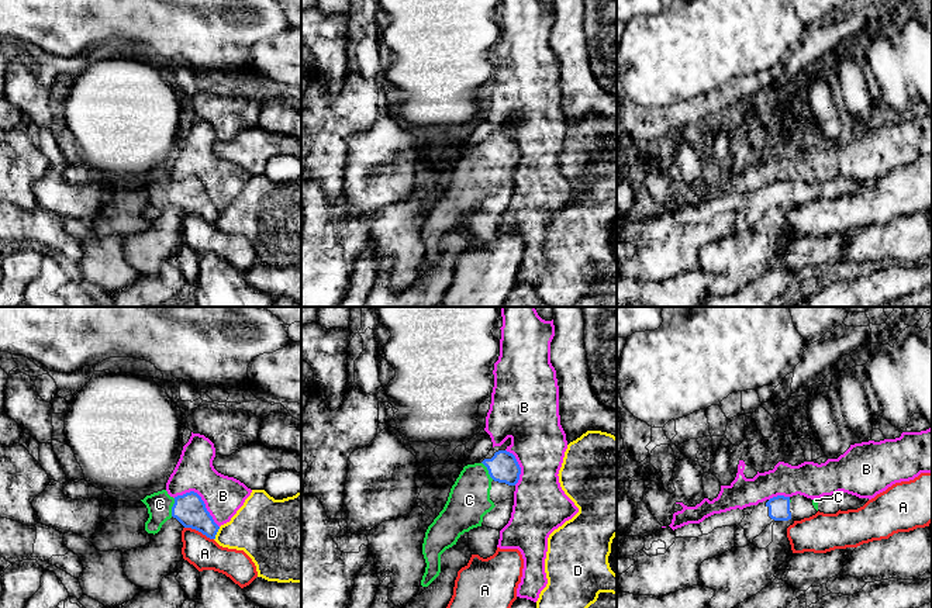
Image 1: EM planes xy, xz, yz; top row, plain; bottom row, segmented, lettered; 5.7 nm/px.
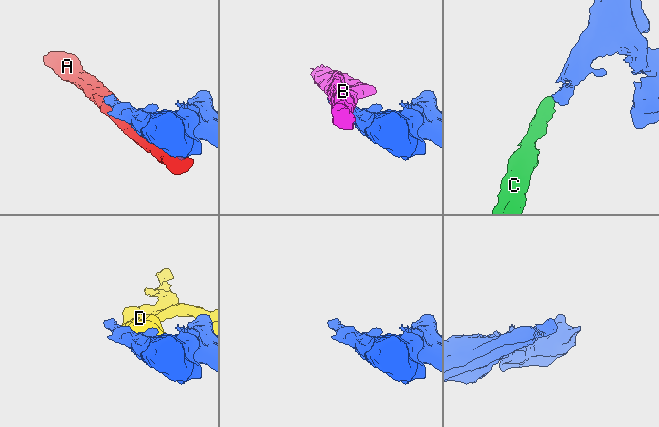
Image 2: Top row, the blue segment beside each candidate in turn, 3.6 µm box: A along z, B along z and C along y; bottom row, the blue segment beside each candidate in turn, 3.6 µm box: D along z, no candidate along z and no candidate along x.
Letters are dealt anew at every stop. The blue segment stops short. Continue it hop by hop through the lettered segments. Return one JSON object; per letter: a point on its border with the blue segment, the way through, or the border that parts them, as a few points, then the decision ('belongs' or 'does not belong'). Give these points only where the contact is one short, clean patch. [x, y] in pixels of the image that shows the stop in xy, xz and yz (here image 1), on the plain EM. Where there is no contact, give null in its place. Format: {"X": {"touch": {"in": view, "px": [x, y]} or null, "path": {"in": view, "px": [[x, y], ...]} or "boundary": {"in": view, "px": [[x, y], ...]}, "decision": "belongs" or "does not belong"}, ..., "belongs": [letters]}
{"A": {"touch": {"in": "xy", "px": [199, 216]}, "decision": "does not belong"}, "B": {"touch": {"in": "xy", "px": [200, 183]}, "decision": "does not belong"}, "C": {"touch": {"in": "xy", "px": [172, 192]}, "path": {"in": "xy", "px": [[189, 194], [172, 192], [162, 192], [159, 189]]}, "decision": "belongs"}, "D": {"touch": {"in": "xy", "px": [216, 218]}, "decision": "does not belong"}, "belongs": ["C"]}

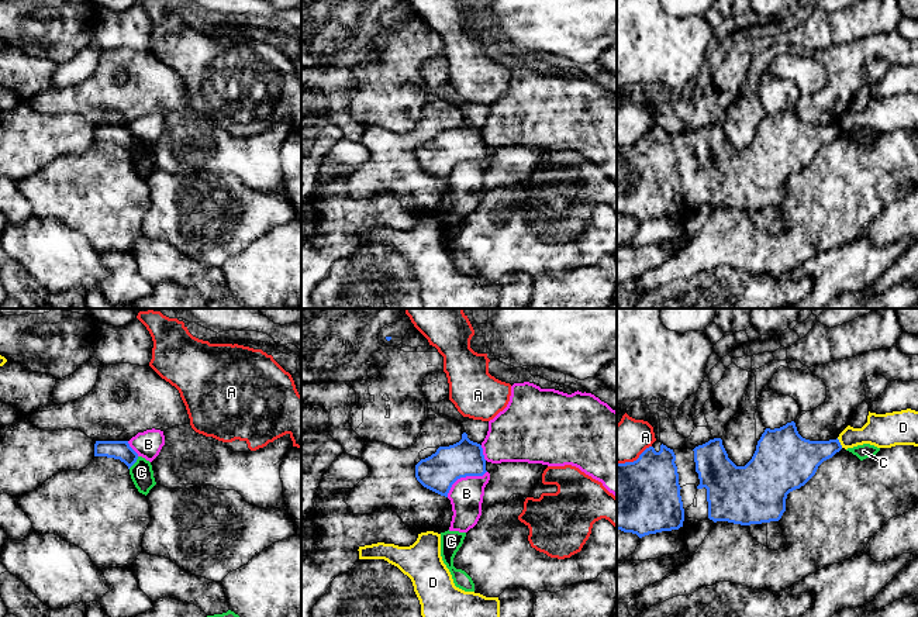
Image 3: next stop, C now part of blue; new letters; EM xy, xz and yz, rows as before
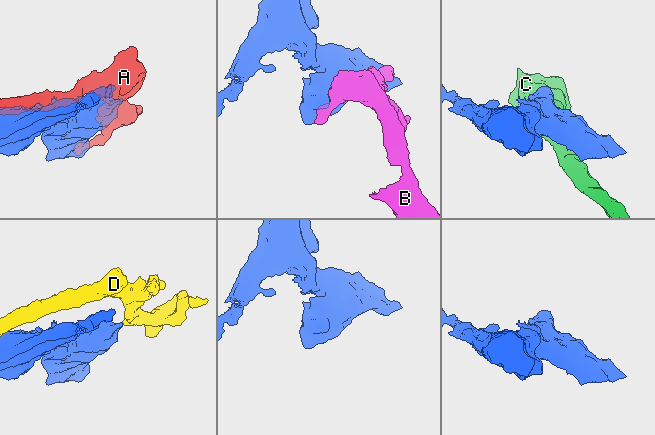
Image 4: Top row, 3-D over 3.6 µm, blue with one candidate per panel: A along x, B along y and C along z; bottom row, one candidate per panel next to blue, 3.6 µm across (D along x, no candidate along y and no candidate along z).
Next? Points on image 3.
{"A": {"touch": {"in": "yz", "px": [634, 145]}, "decision": "does not belong"}, "B": {"touch": {"in": "xz", "px": [463, 161]}, "decision": "does not belong"}, "C": {"touch": {"in": "xy", "px": [134, 147]}, "boundary": {"in": "xy", "px": [[138, 141], [128, 152]]}, "decision": "does not belong"}, "D": {"touch": {"in": "yz", "px": [839, 127]}, "boundary": {"in": "yz", "px": [[837, 123], [842, 131]]}, "decision": "does not belong"}, "belongs": []}

